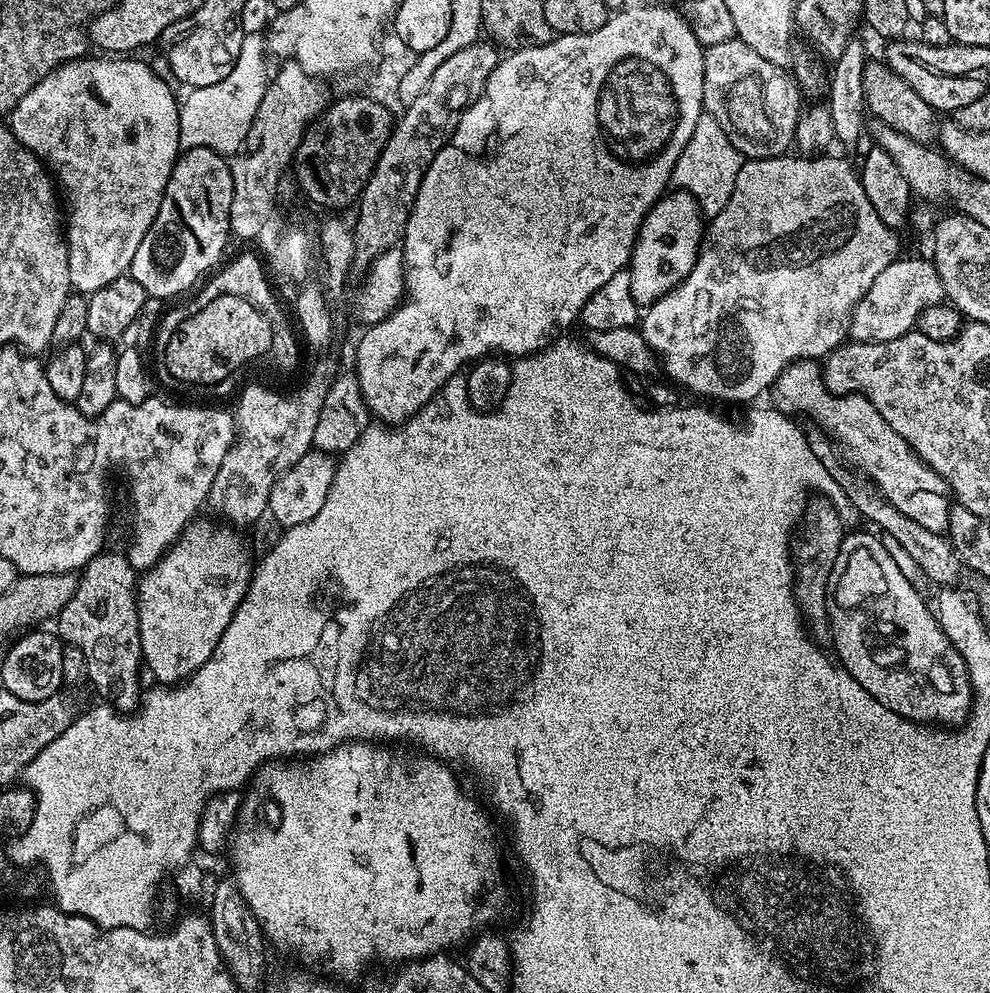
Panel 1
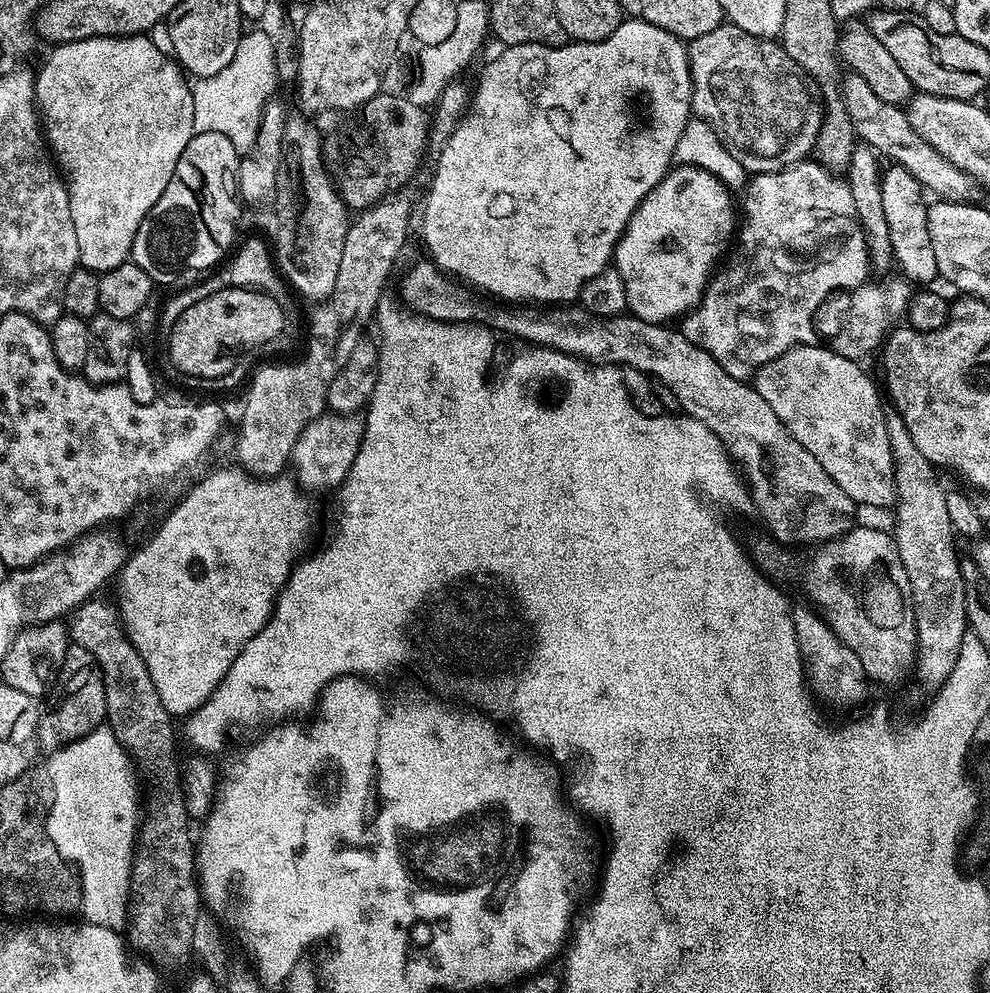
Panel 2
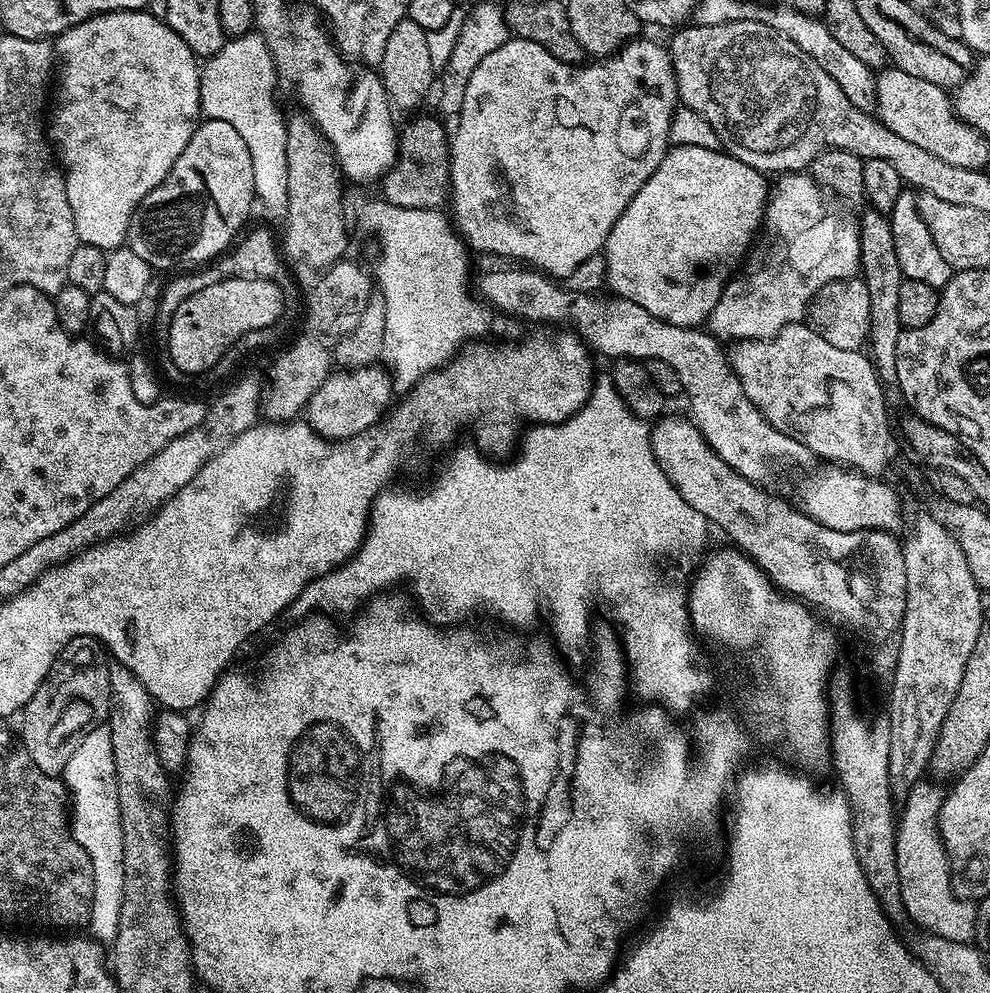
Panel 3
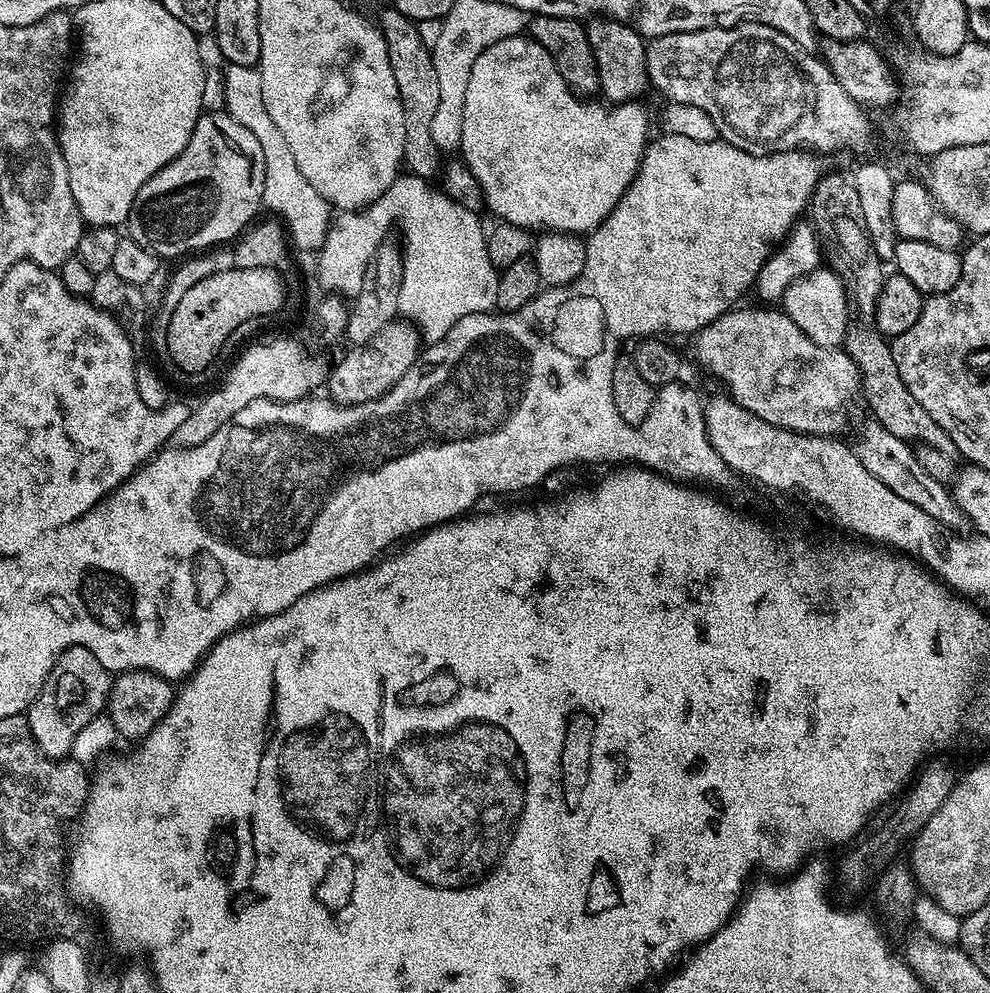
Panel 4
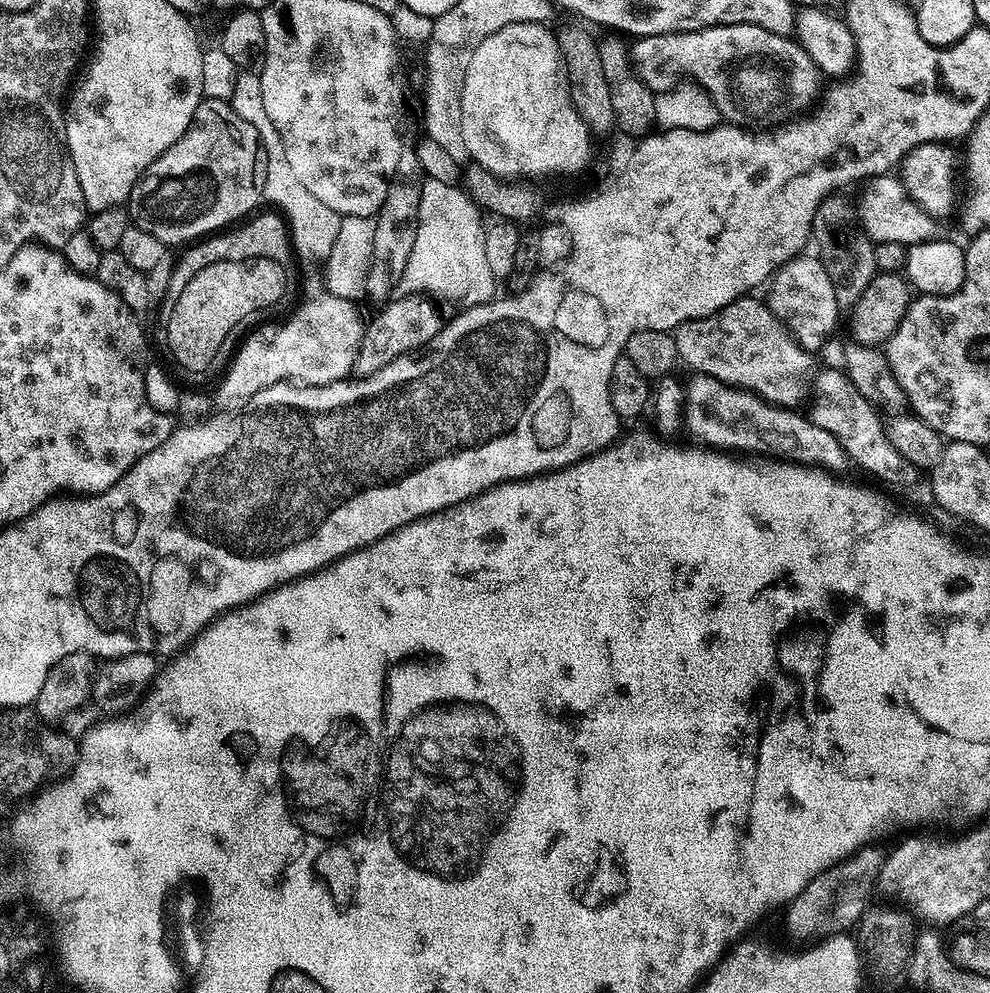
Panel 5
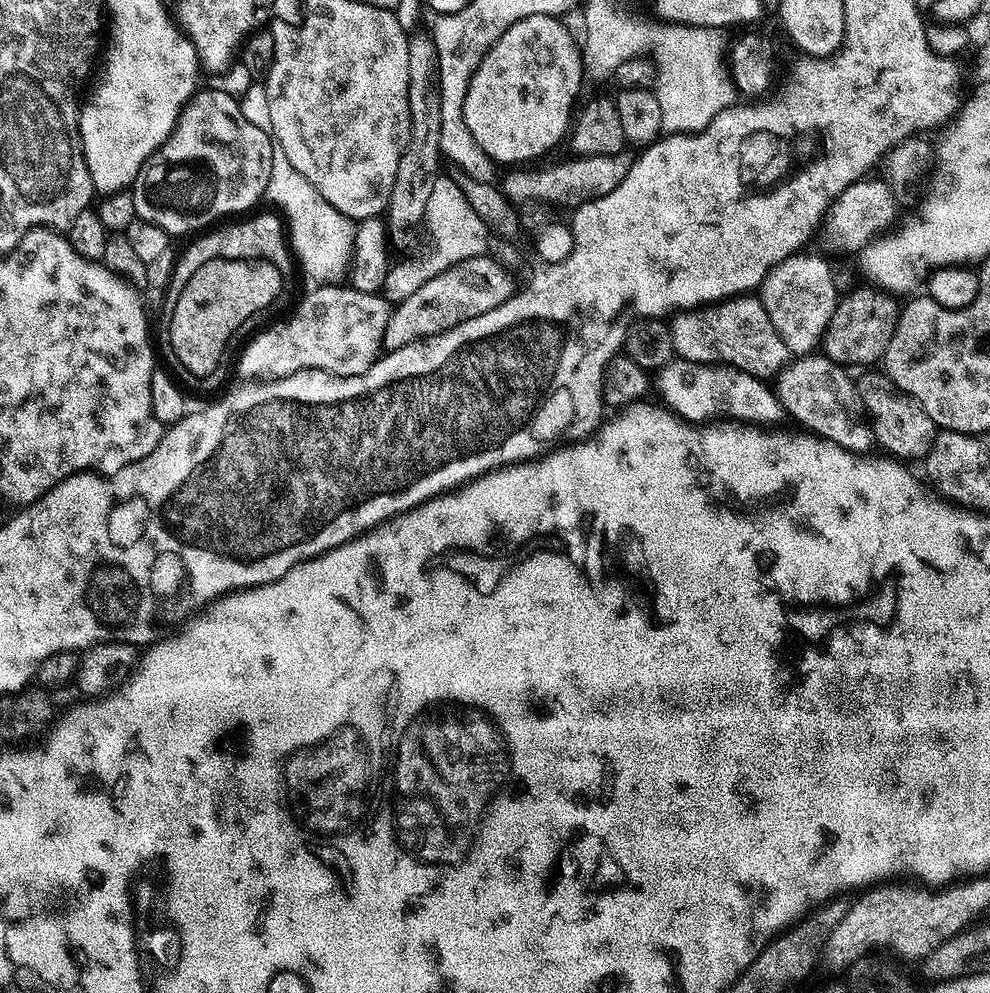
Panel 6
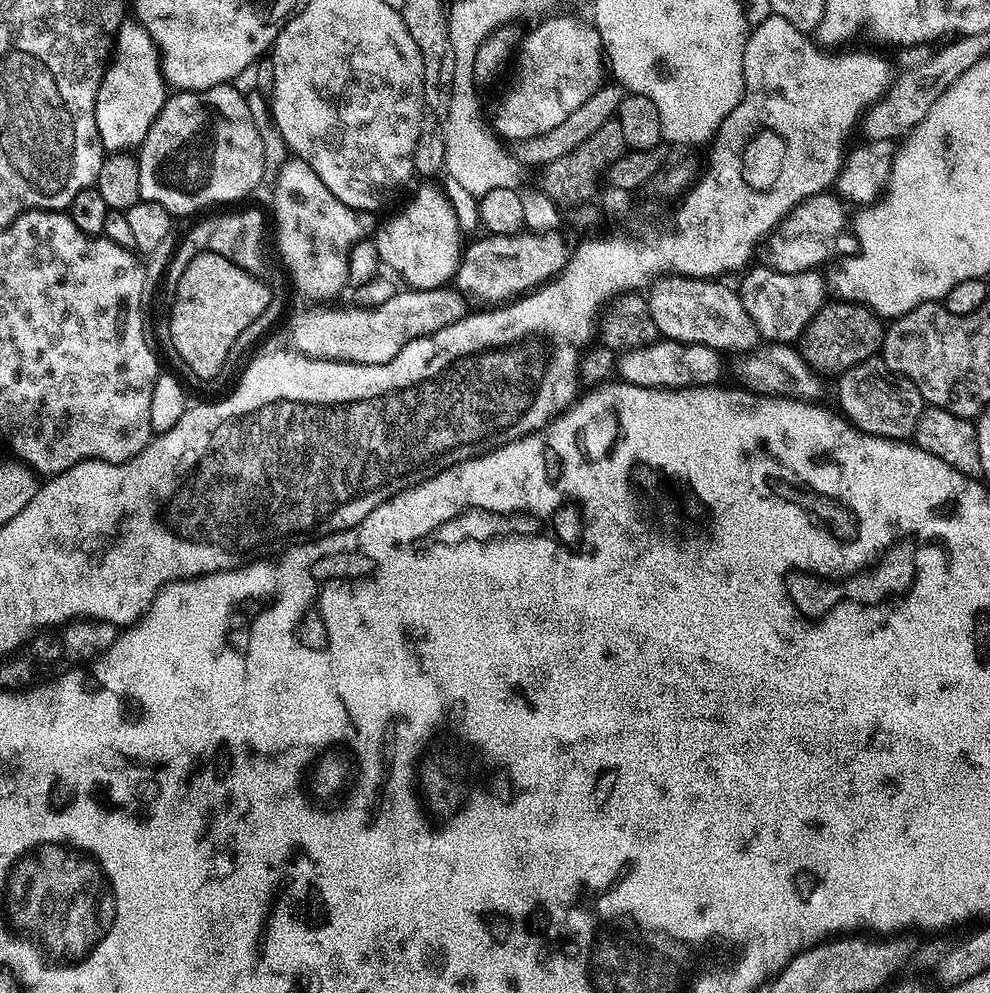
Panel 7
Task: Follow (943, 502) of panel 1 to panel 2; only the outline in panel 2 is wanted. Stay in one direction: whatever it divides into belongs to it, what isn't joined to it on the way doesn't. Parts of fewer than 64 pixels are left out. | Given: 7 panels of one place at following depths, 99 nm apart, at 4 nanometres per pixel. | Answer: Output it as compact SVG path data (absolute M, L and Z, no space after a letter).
M823 343L798 344L758 369L754 387L785 424L786 430L822 464L854 503L891 509L897 503L897 494L894 458L884 421L885 405L880 404L882 392L878 384L876 389L875 382L860 367L857 361L842 358L842 354Z

